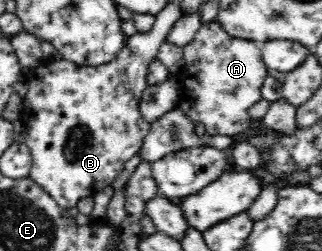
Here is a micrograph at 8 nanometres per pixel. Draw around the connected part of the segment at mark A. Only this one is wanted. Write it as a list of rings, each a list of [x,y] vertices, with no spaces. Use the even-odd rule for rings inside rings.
[[[216,21],[201,25],[193,42],[182,48],[184,66],[174,110],[182,112],[193,125],[202,124],[207,135],[236,139],[236,135],[247,132],[254,121],[249,117],[249,108],[262,99],[261,88],[269,76],[259,45],[231,38]]]

